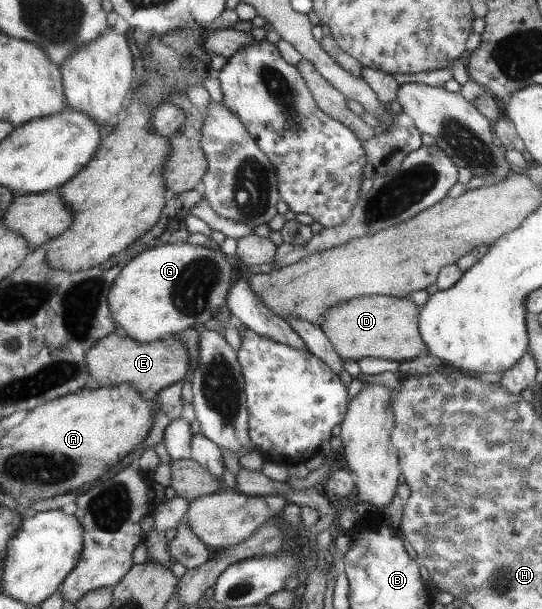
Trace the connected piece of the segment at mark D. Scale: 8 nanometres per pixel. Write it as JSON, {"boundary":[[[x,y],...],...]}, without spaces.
{"boundary":[[[360,296],[328,307],[322,313],[320,329],[343,360],[357,362],[362,358],[376,357],[400,363],[427,354],[425,342],[418,333],[419,315],[420,307],[405,297]]]}

